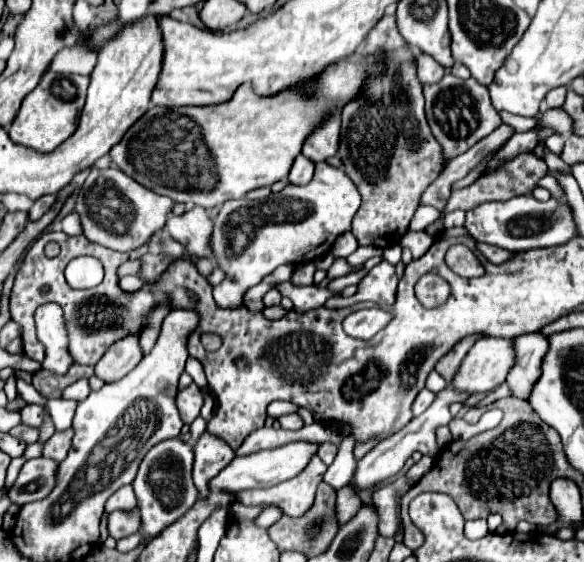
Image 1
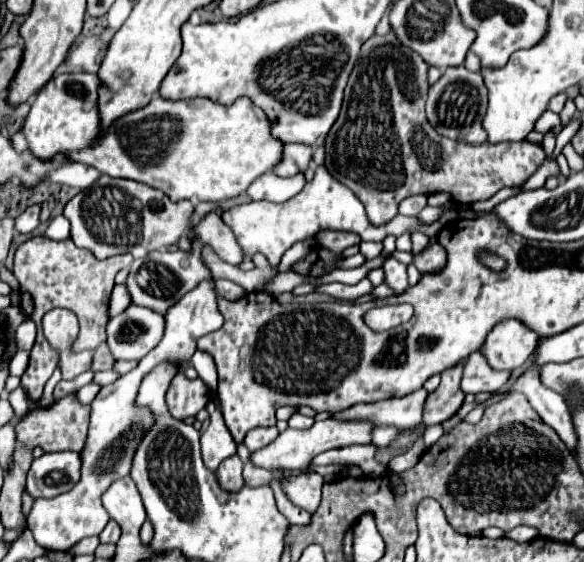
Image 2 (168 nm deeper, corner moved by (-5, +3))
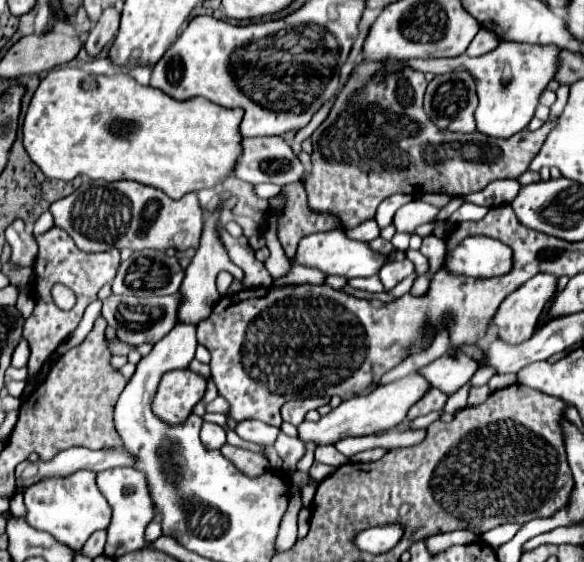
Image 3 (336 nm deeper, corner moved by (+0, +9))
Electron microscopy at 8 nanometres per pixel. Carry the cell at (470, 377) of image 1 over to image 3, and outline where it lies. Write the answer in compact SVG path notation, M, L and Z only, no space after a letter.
M538 273L536 277L528 279L524 285L520 285L516 291L512 291L504 301L502 305L498 307L492 323L496 325L498 329L498 339L502 343L508 343L508 345L520 345L522 341L528 341L532 335L534 335L534 329L536 329L536 323L538 323L538 317L546 305L546 301L552 297L552 293L556 291L556 283L558 279L554 275L548 275L548 273Z

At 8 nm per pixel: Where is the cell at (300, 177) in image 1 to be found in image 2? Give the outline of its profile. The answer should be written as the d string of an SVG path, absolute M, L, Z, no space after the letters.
M285 143L283 145L283 157L273 167L273 173L279 177L293 177L299 171L305 171L309 167L313 155L313 147L303 143Z

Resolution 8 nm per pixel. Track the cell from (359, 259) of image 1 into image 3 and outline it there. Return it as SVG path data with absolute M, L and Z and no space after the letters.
M404 259L404 261L400 261L400 263L394 261L394 263L386 263L386 265L382 265L382 269L378 271L378 277L380 277L384 289L390 291L396 283L400 283L404 277L414 275L414 273L416 273L414 263L412 263L410 259Z

